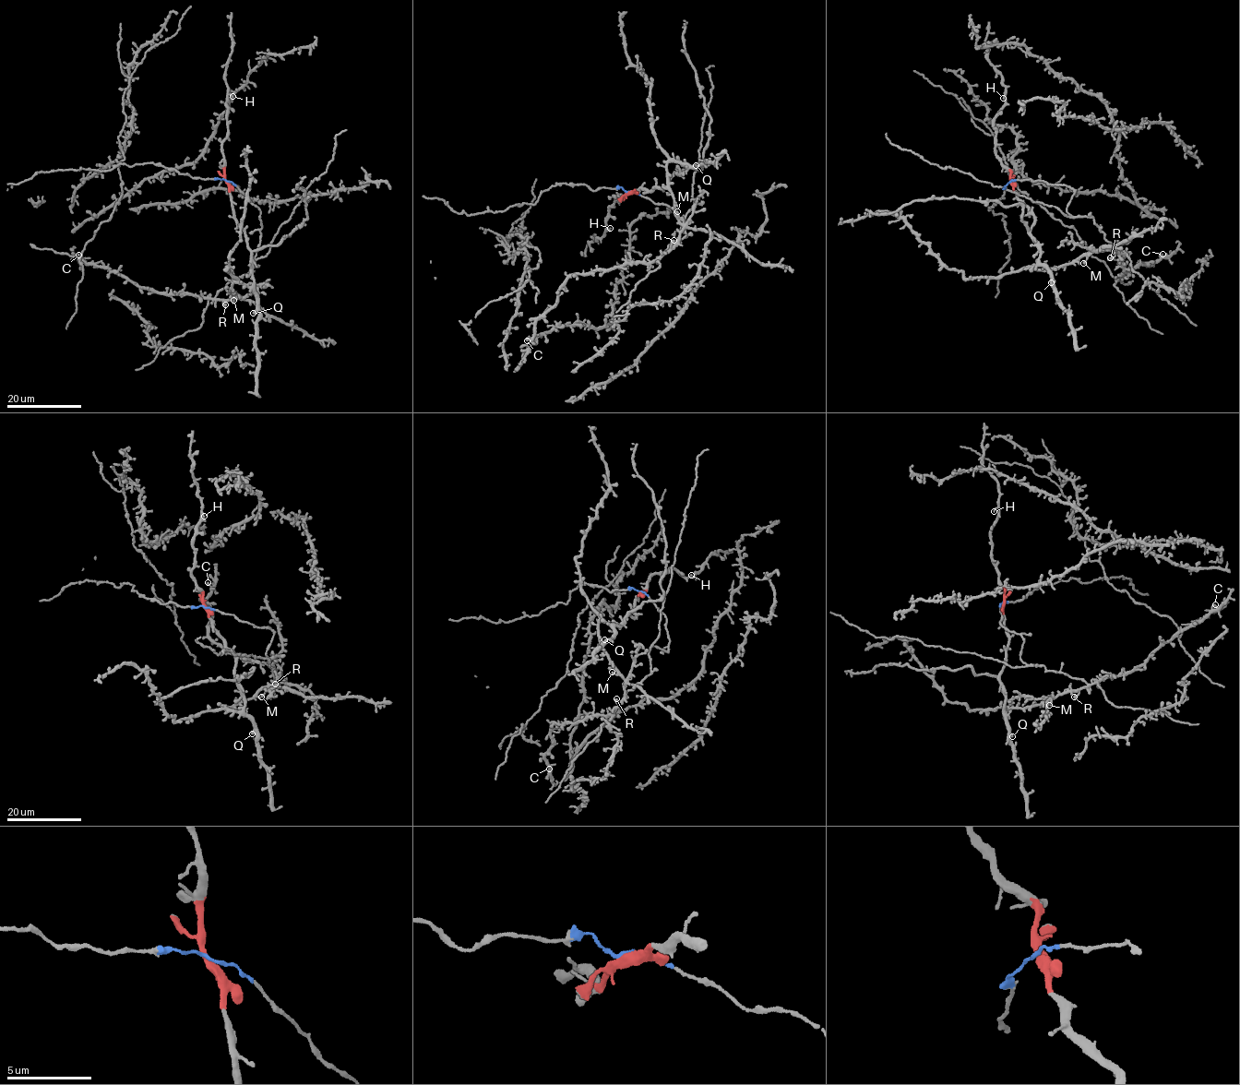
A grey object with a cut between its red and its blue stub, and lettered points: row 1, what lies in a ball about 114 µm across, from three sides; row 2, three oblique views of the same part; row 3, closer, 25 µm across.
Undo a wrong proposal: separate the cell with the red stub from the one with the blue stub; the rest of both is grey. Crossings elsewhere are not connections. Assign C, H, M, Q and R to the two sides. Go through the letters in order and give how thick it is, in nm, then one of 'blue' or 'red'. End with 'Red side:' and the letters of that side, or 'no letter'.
C: calibre 360 nm; blue
H: calibre 150 nm; red
M: calibre 280 nm; red
Q: calibre 380 nm; red
R: calibre 440 nm; blue
Red side: H, M, Q

